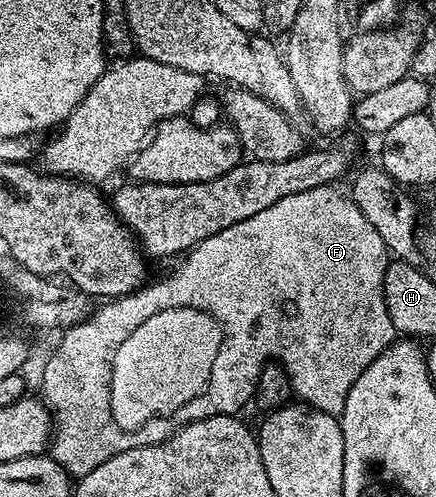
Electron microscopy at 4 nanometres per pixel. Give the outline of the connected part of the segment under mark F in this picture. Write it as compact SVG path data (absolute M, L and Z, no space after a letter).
M333 185L321 186L308 192L296 192L296 196L284 196L284 200L276 200L272 208L264 208L264 212L248 216L248 220L240 220L240 224L232 224L232 228L224 228L224 232L208 236L208 240L191 248L181 259L183 262L167 278L158 278L155 282L147 281L133 294L124 294L99 305L90 317L59 337L62 339L59 340L58 347L51 352L50 359L42 366L40 398L52 411L49 457L57 460L71 479L83 478L85 474L92 472L92 468L125 450L158 445L170 437L180 424L221 414L237 415L238 409L246 401L249 403L253 399L254 386L266 363L278 363L286 370L293 393L305 405L325 414L341 416L352 384L356 384L360 372L364 372L364 368L368 368L368 364L372 364L372 360L376 360L380 352L387 350L396 341L396 331L386 311L384 276L388 265L388 251L384 240L380 240L376 228L372 228L372 224L364 220L360 208L345 193L337 194L334 189Z

